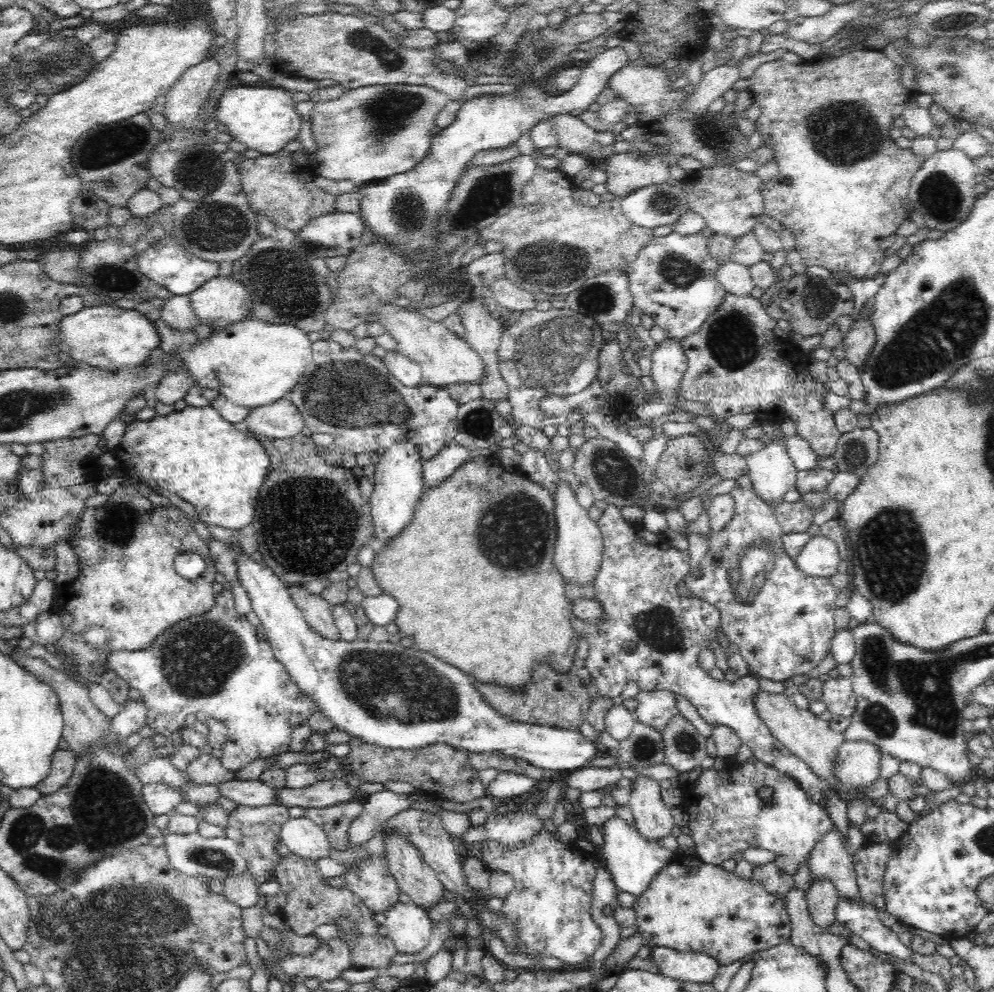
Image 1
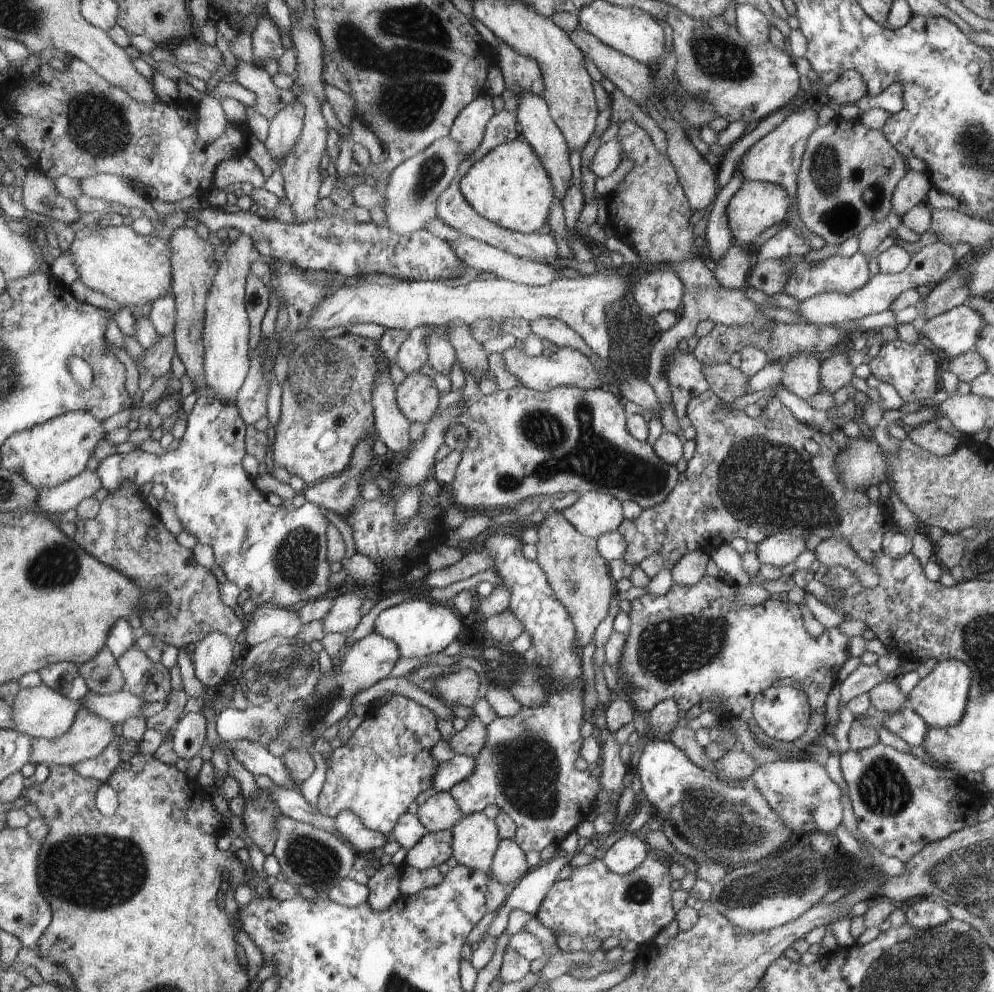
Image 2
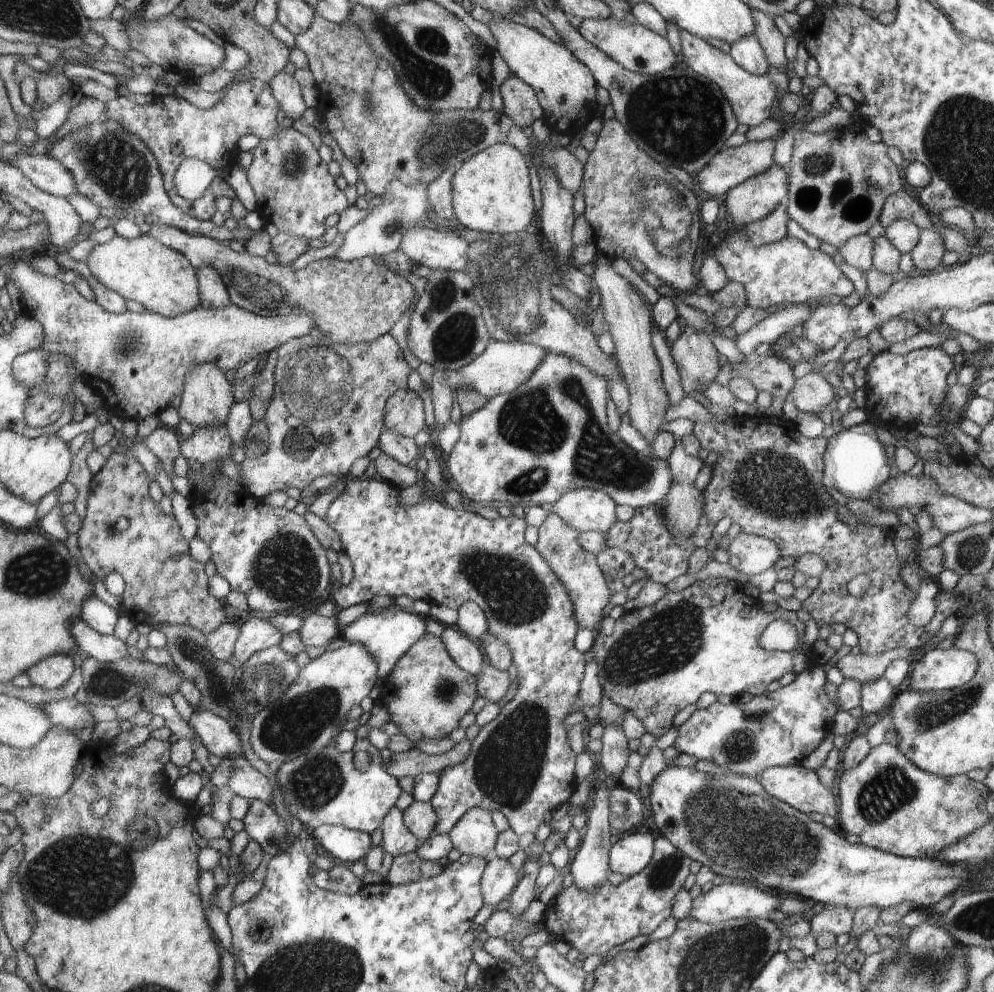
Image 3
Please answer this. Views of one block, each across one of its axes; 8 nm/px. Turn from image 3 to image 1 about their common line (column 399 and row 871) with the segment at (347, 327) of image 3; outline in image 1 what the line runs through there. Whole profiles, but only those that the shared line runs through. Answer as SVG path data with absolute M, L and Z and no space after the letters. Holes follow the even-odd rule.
M295 854L280 856L273 875L278 880L280 892L284 892L286 898L288 898L286 906L282 908L282 914L288 920L291 931L300 936L308 936L322 924L332 923L336 919L348 917L354 921L359 934L370 936L370 956L354 956L352 962L356 966L372 966L380 974L387 973L386 966L392 964L397 948L389 936L385 937L378 934L379 924L374 921L374 913L355 892L352 892L346 886L342 888L328 886L324 882L324 876L318 872L316 861Z

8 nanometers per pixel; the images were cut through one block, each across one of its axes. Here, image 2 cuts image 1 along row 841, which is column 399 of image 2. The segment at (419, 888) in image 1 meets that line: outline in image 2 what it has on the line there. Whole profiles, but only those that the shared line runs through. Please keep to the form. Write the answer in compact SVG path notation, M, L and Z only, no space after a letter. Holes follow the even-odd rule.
M414 372L397 387L396 401L408 421L426 426L436 413L440 392L433 378Z

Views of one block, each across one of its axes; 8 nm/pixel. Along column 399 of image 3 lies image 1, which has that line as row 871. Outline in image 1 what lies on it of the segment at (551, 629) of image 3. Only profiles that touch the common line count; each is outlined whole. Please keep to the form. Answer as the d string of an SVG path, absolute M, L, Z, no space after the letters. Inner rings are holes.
M538 832L530 841L518 846L502 846L497 841L486 840L482 843L482 860L488 871L505 872L515 882L514 888L503 898L501 913L507 922L515 928L515 940L508 946L508 951L519 952L526 956L554 956L568 968L588 962L600 946L603 930L596 924L591 911L593 882L596 878L596 867L591 854L574 844L562 844L554 833Z

